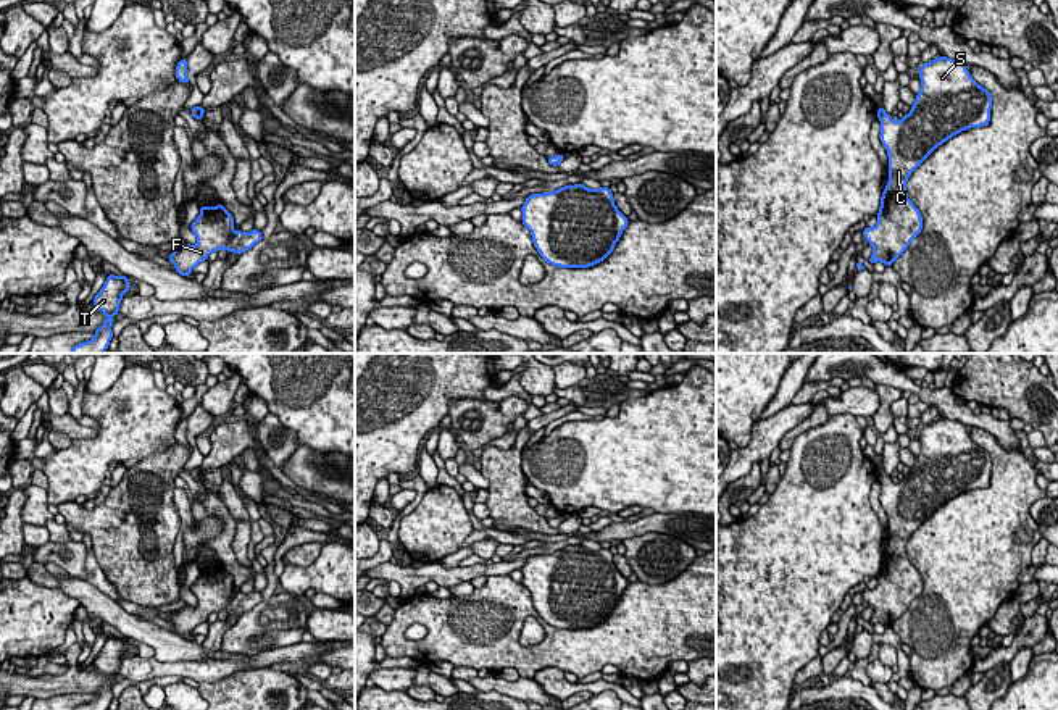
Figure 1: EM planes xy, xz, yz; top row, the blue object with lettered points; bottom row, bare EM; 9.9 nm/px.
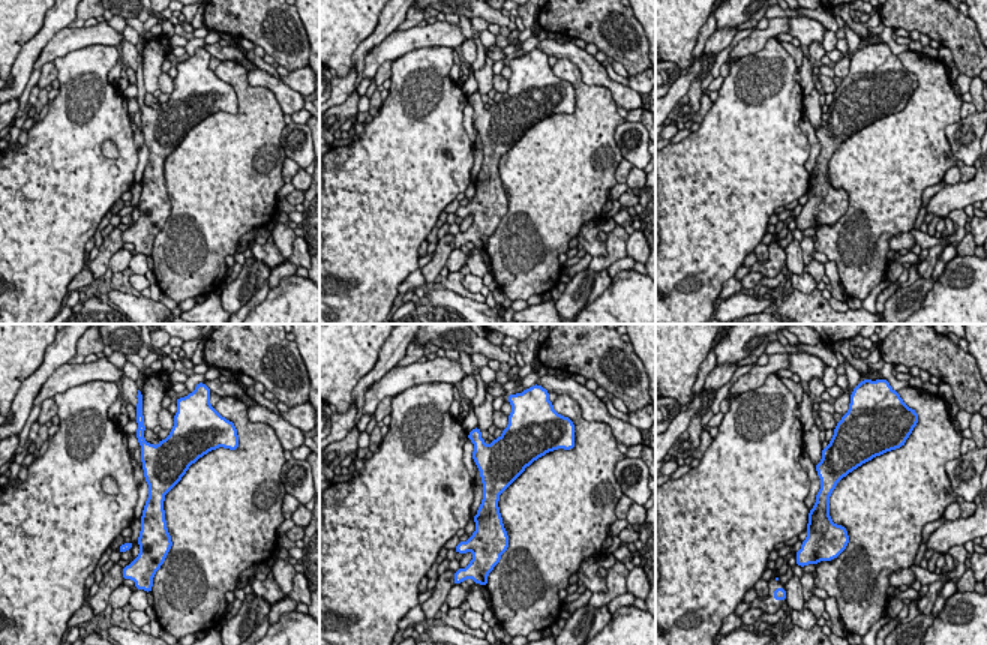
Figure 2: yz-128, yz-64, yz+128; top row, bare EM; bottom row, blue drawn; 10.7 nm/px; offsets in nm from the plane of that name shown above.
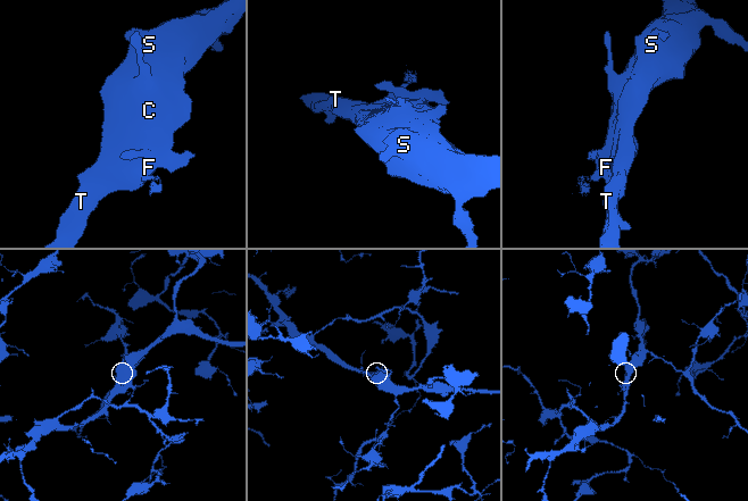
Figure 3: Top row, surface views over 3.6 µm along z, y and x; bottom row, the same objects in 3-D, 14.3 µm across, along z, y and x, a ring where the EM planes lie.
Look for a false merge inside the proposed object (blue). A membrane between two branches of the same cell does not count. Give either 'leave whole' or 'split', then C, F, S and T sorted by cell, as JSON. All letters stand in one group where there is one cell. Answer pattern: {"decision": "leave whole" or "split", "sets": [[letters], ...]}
{"decision": "leave whole", "sets": [["C", "F", "S", "T"]]}

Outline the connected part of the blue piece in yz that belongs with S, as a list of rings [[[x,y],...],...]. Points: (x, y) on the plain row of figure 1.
[[[939,418],[919,428],[921,453],[911,466],[908,476],[893,482],[884,468],[877,470],[881,482],[881,503],[889,518],[889,542],[881,558],[877,586],[864,589],[863,599],[873,608],[869,624],[881,623],[885,628],[908,610],[911,602],[923,592],[923,578],[908,560],[906,542],[911,534],[943,503],[971,489],[990,484],[992,458],[987,450],[979,447],[961,421]]]

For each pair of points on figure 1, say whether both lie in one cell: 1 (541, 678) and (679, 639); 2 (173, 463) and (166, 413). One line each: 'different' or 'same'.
1: different
2: different

